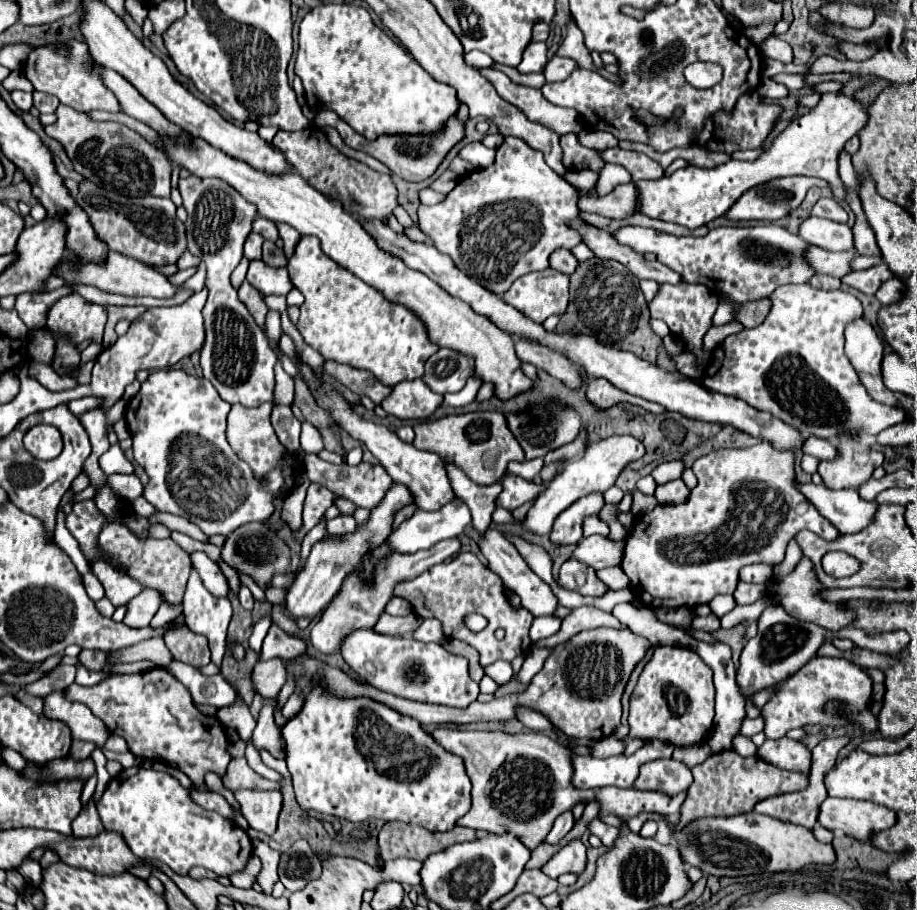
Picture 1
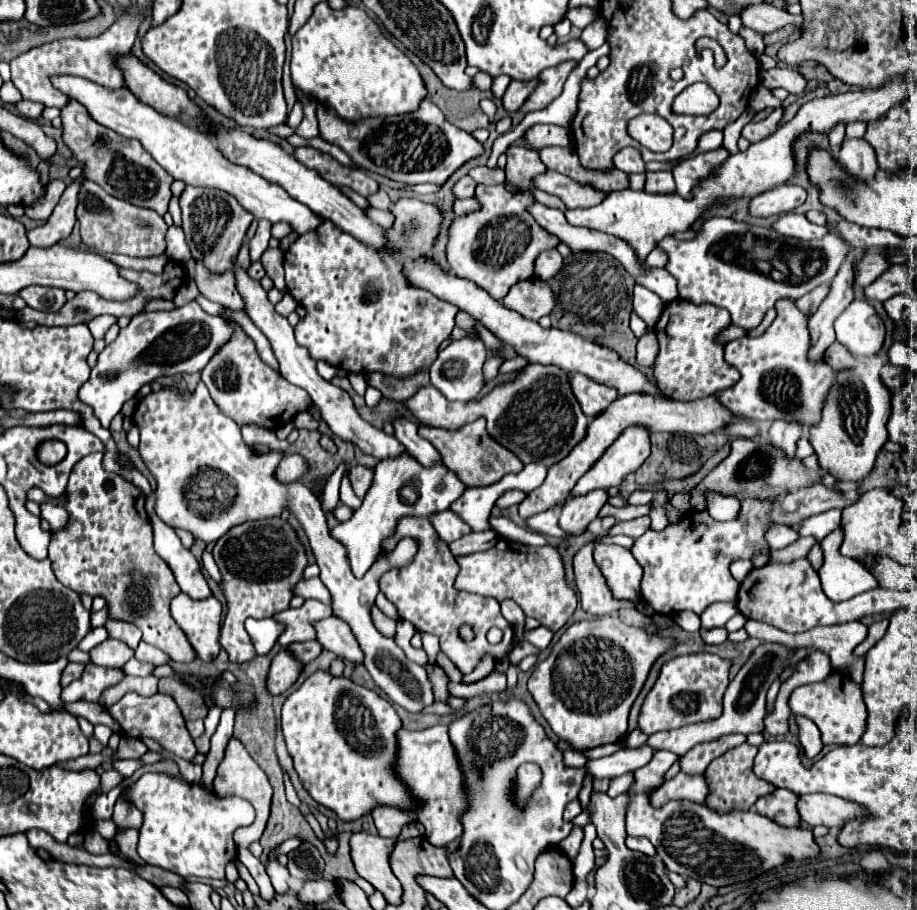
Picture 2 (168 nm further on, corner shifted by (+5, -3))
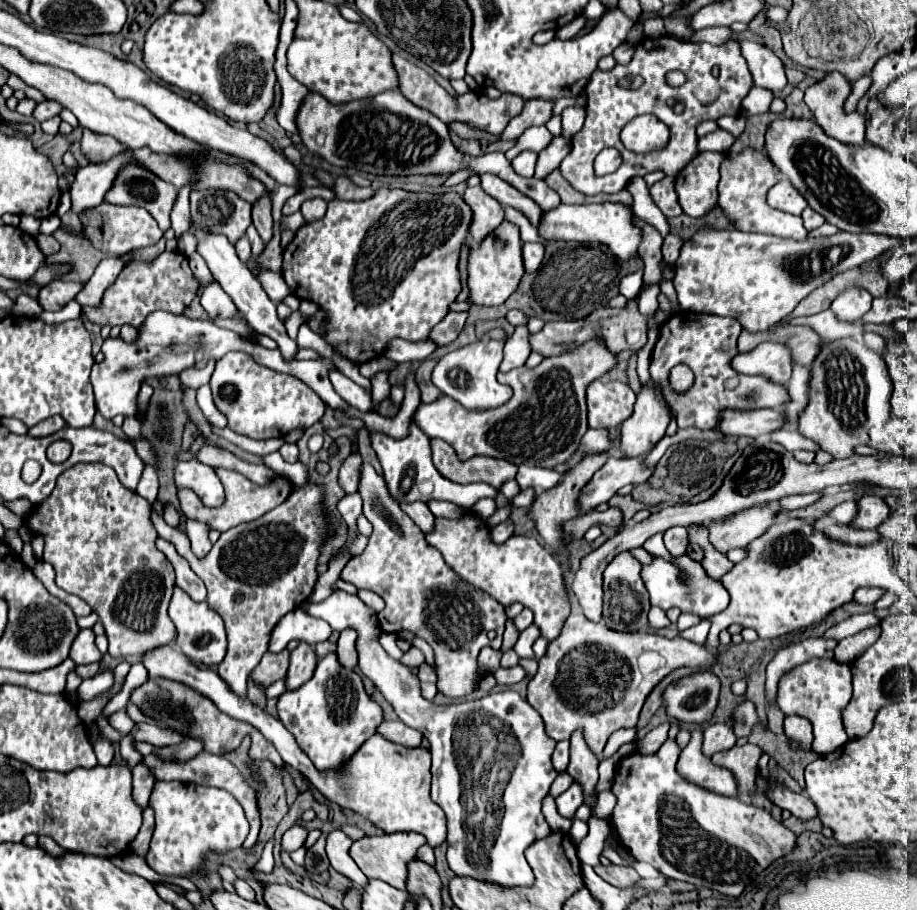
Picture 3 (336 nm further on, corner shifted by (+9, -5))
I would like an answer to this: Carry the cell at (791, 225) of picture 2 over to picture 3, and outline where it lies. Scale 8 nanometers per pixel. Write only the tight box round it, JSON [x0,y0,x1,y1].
[718,148,808,240]

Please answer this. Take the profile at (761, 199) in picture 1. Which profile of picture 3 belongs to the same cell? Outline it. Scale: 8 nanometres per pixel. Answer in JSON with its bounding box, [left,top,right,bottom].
[768,178,808,214]

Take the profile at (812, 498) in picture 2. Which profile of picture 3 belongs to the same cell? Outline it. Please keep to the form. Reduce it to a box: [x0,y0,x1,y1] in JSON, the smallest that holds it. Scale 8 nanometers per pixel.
[710,508,776,554]

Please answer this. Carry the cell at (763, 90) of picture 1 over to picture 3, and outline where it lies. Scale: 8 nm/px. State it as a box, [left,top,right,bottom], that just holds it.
[740,42,787,90]

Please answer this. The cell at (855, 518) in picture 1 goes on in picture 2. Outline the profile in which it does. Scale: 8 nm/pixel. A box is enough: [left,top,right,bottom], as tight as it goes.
[818,526,878,602]

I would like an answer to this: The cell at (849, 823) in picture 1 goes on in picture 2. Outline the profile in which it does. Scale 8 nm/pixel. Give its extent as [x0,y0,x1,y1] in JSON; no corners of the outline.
[798,794,870,832]

